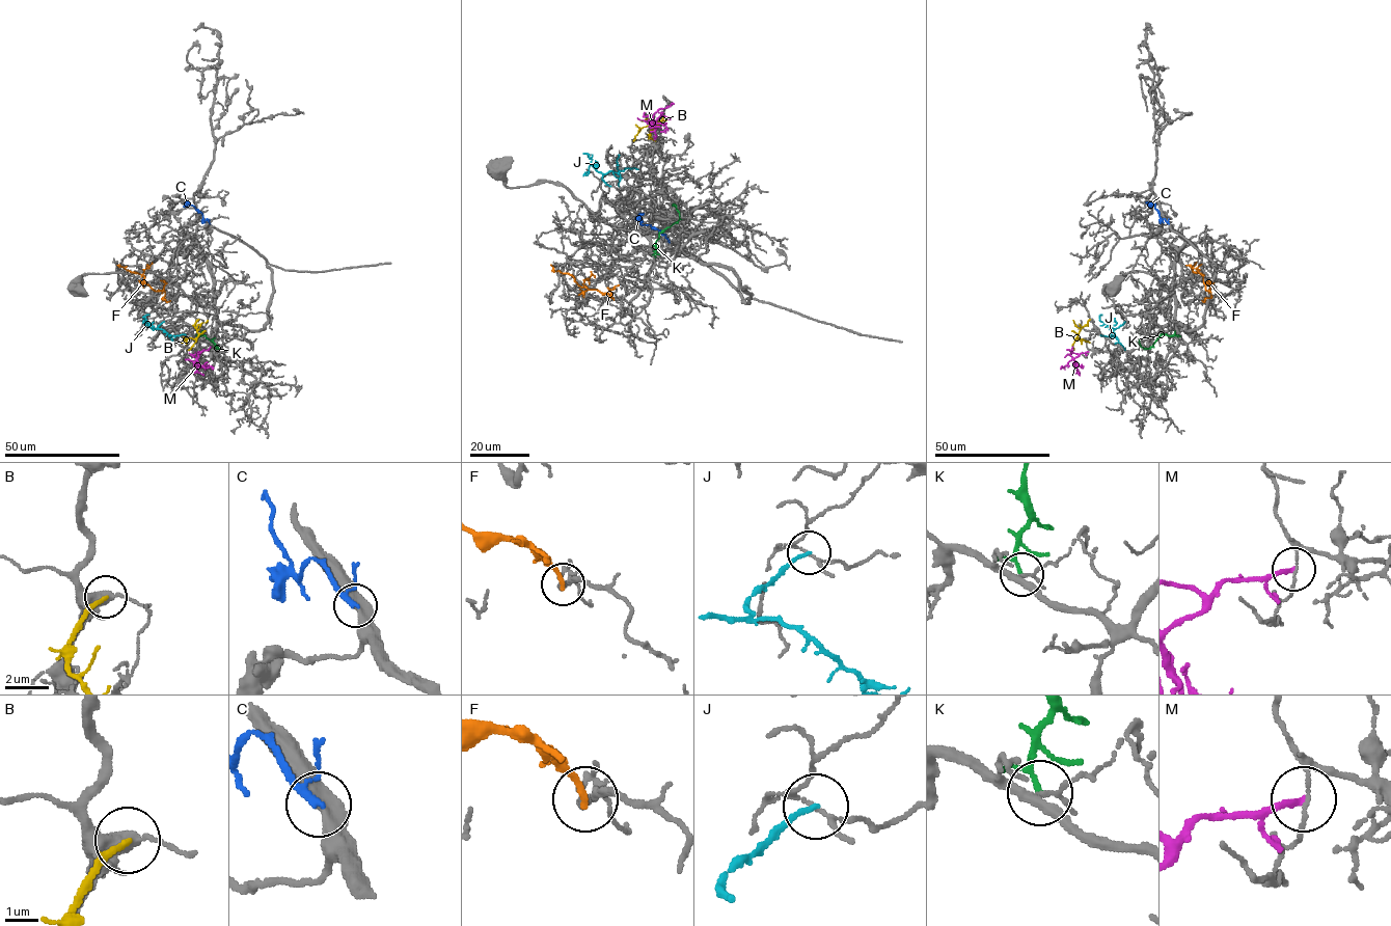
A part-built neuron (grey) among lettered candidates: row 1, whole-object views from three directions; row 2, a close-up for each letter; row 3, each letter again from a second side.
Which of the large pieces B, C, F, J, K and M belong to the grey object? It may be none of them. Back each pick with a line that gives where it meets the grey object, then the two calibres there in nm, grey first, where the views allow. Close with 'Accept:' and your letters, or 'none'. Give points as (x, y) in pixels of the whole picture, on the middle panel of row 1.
Accept: none

